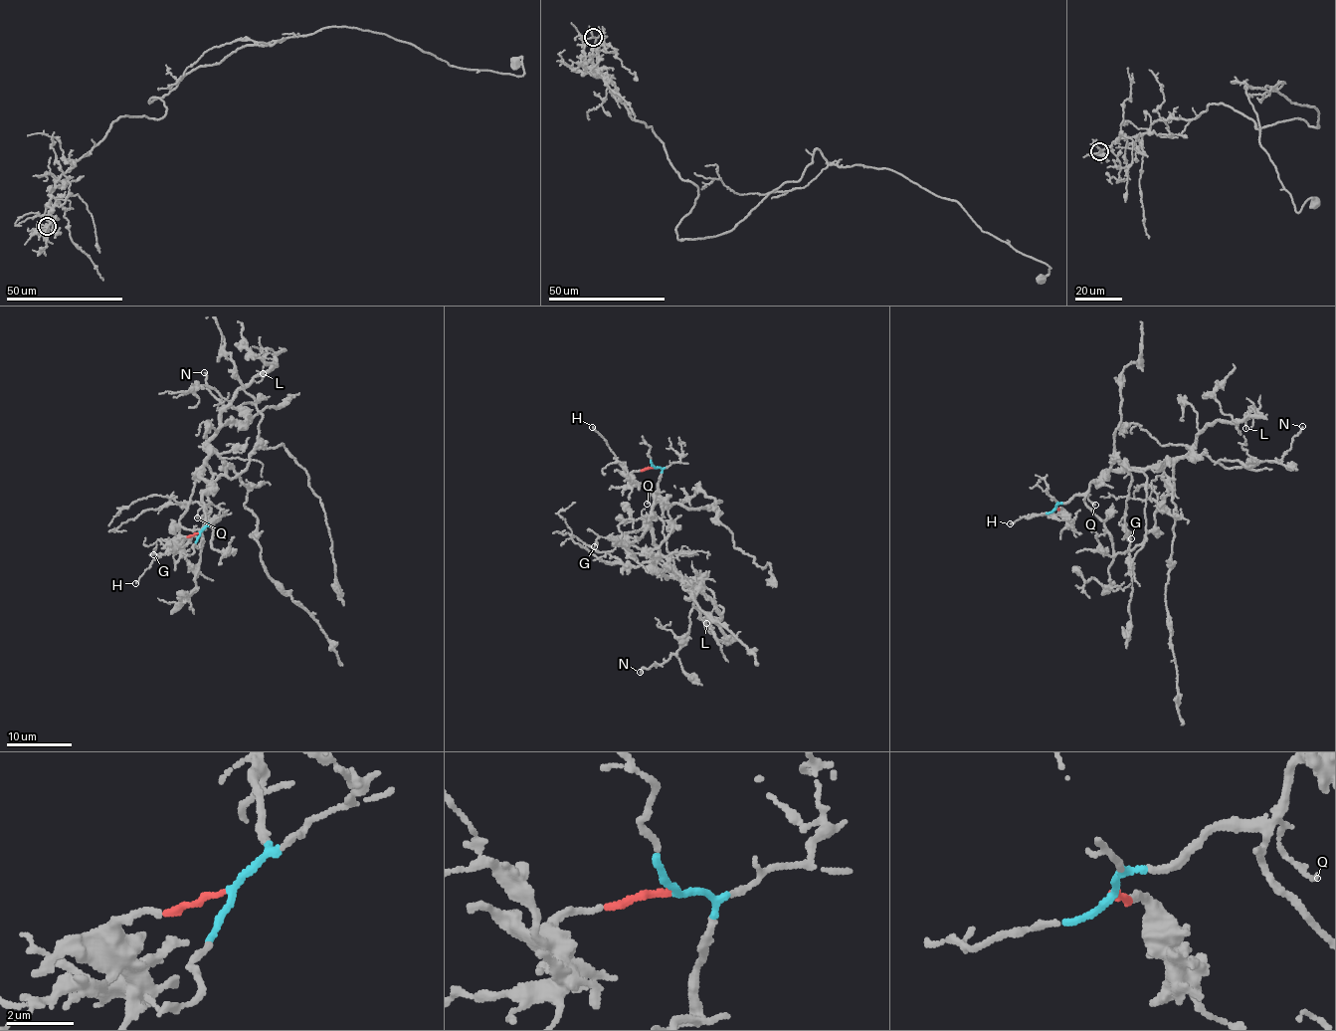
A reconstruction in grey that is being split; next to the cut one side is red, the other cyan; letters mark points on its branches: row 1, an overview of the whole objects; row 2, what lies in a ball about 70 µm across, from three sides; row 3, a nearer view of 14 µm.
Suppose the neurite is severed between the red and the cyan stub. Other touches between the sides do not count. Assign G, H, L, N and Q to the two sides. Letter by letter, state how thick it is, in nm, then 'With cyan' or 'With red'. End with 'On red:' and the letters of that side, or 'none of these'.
G: Thickness 90 nm. With cyan
H: Thickness 130 nm. With red
L: Thickness 100 nm. With cyan
N: Thickness 160 nm. With cyan
Q: Thickness 150 nm. With cyan
On red: H

